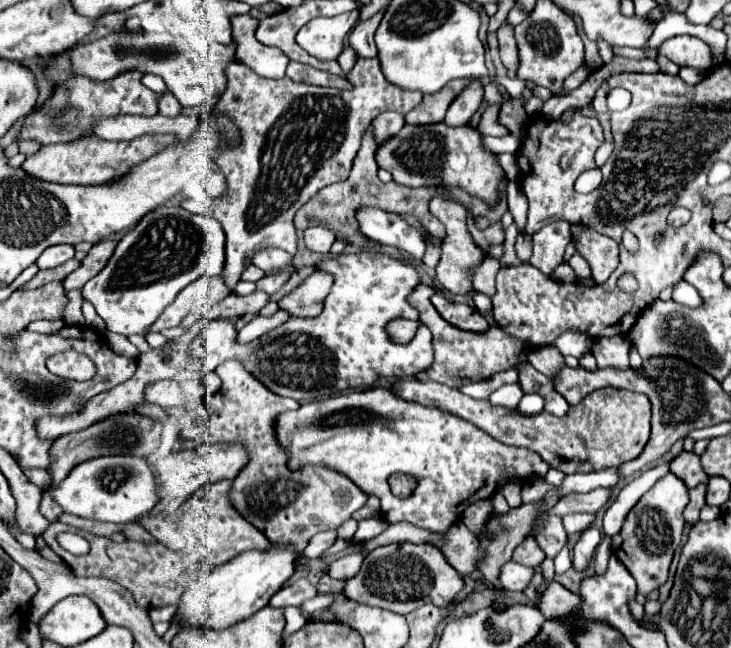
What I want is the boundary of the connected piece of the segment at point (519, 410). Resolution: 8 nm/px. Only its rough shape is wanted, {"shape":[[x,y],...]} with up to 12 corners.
{"shape":[[524,395],[514,411],[532,417],[542,413],[540,395]]}

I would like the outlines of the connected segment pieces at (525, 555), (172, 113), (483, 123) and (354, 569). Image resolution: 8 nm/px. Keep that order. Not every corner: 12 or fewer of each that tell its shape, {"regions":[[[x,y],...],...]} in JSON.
{"regions":[[[534,535],[514,549],[512,561],[526,567],[540,565],[544,557]],[[168,91],[162,95],[158,107],[164,117],[178,117],[182,105]],[[494,117],[480,119],[484,135],[506,135],[508,129]],[[360,549],[330,563],[328,575],[340,581],[358,573]]]}

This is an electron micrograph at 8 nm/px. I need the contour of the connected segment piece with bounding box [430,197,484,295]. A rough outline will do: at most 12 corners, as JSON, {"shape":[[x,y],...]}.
{"shape":[[440,197],[430,211],[446,225],[436,279],[454,295],[472,291],[468,269],[484,253],[466,229],[466,209]]}

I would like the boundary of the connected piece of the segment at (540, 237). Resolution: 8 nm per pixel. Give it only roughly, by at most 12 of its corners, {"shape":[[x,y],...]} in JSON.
{"shape":[[548,223],[532,239],[530,263],[550,275],[570,243],[570,225]]}

